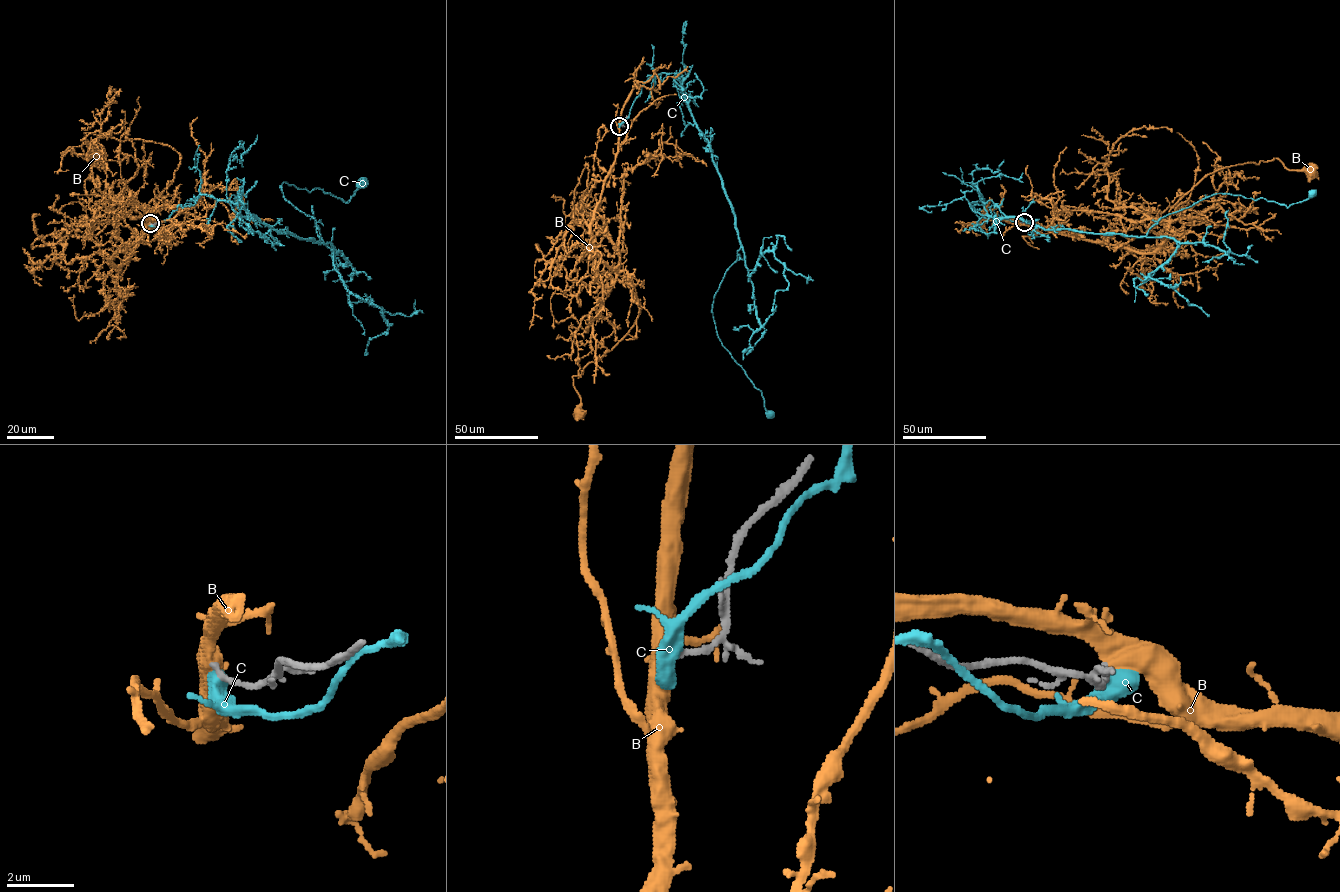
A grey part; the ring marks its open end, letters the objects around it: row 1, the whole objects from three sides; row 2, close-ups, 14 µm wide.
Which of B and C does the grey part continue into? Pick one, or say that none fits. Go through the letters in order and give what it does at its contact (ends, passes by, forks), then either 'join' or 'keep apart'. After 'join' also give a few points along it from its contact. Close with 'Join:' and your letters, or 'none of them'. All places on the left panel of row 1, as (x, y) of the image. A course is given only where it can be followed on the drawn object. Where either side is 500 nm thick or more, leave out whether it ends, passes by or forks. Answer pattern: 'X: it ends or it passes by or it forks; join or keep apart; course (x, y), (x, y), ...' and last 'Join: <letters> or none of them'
B: it passes by; join; course (150, 223), (114, 265), (131, 254), (180, 155), (85, 132), (92, 156)
C: keep apart
Join: B

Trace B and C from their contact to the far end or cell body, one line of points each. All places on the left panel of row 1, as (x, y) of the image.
B: (150, 223), (114, 265), (131, 254), (180, 155), (85, 132), (92, 156)
C: (150, 224), (205, 194), (321, 243), (315, 220), (284, 197), (281, 184), (347, 202), (363, 183)

